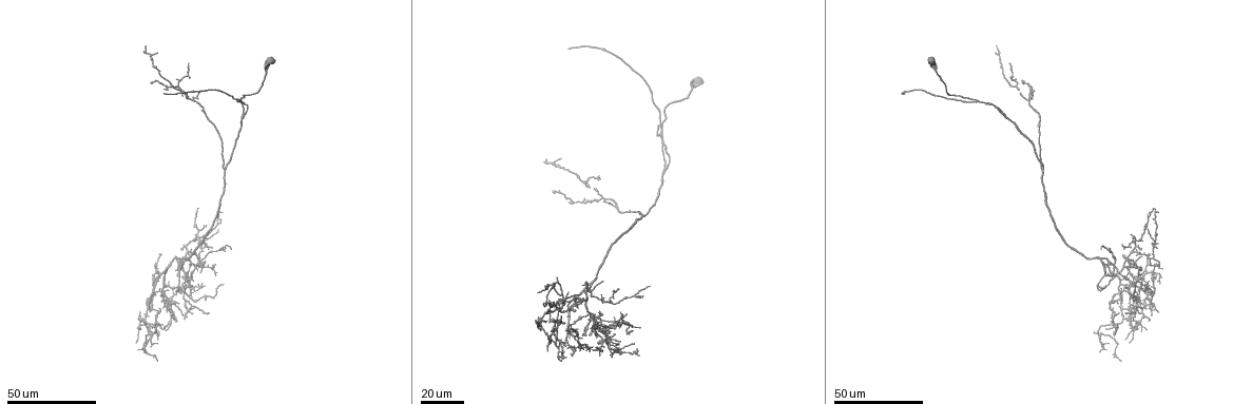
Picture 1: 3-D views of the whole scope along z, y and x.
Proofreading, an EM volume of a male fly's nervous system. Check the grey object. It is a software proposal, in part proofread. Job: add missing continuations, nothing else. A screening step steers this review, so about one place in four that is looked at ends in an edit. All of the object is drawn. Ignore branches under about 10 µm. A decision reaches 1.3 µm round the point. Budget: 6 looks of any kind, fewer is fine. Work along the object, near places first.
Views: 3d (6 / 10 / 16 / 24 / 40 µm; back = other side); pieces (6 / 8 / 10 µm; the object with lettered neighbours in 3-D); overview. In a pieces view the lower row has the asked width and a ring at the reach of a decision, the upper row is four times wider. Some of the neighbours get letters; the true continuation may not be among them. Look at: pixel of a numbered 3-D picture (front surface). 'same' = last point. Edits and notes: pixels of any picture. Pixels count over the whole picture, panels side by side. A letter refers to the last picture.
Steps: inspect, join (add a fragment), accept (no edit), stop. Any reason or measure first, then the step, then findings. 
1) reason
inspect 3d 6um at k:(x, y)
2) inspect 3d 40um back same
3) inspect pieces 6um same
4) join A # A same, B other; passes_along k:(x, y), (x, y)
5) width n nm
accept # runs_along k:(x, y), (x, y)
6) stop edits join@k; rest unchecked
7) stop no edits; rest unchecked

inspect 3d 24um at 1:(995, 45)

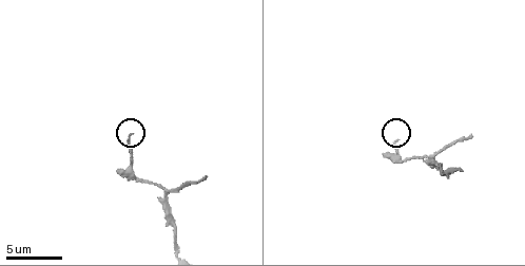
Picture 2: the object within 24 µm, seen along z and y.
closer look
inspect 3d 10um at 2:(396, 139)

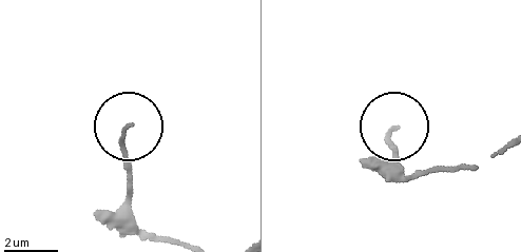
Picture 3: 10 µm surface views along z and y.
see the neighbours
inspect pieces 8um at 3:(127, 129)

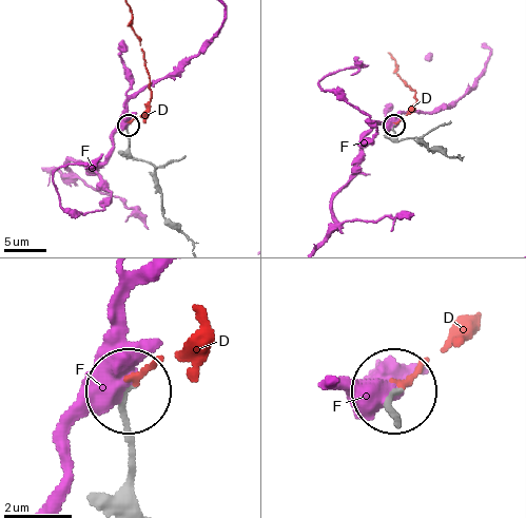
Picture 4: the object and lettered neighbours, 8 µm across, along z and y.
join D # D same, F other; passes_along 4:(130, 147), (129, 127), (142, 114), (151, 94), (131, 10); it goes on there

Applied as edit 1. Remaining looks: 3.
inspect overview

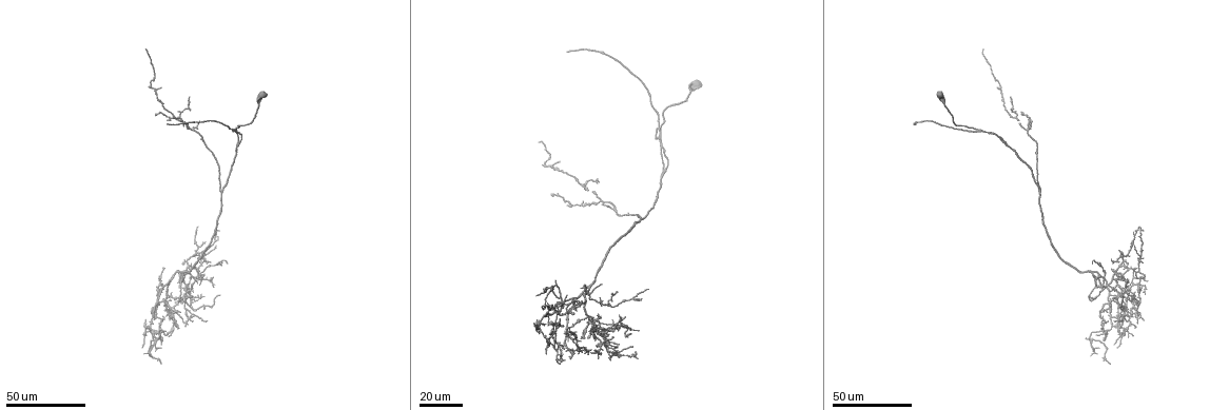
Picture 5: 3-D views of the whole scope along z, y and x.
branch stops here
inspect 3d 24um at 5:(160, 86)

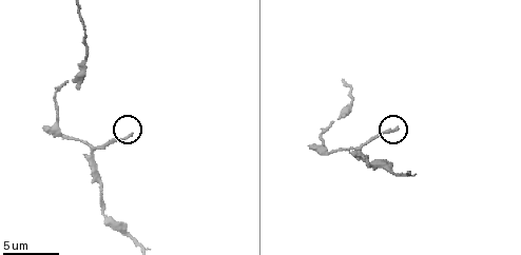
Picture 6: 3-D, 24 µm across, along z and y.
inspect pieces 8um at 6:(398, 129)

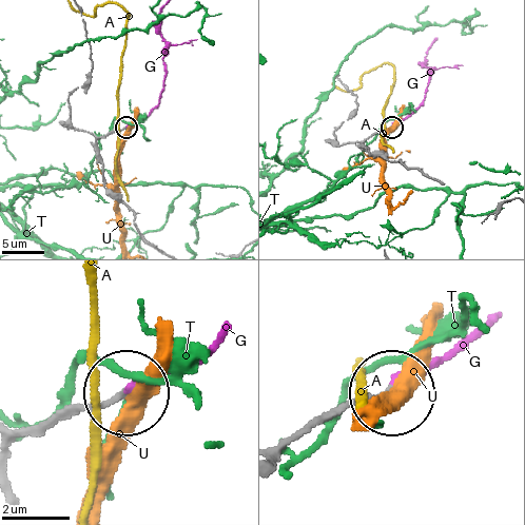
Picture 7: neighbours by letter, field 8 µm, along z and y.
width 170 nm
join G # A other, G same, T other, U other; passes_along 7:(369, 138), (405, 119), (417, 108), (430, 78), (426, 57); the cell continues

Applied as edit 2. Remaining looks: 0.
stop edits join@4, join@7; rest unchecked

